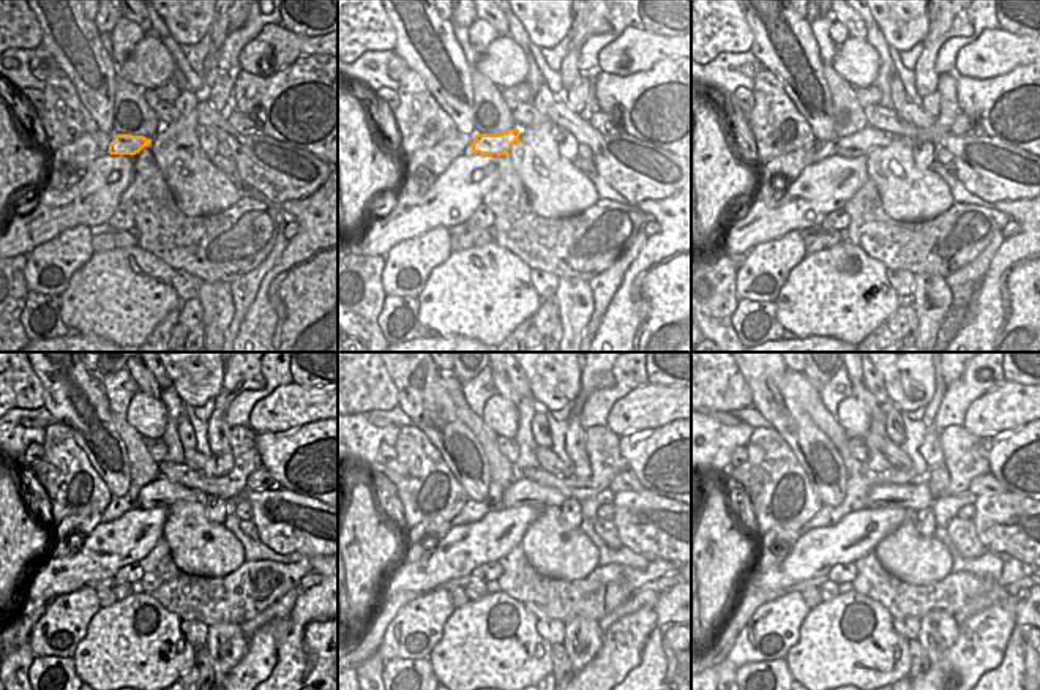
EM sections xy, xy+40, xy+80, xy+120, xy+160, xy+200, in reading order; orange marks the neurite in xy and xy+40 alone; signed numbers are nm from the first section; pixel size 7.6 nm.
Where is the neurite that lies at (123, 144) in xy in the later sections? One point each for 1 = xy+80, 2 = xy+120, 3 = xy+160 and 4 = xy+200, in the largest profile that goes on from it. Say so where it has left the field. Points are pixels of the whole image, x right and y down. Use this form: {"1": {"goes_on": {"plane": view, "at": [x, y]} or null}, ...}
{"1": {"goes_on": {"plane": "xy+80", "at": [857, 144]}}, "2": {"goes_on": {"plane": "xy+120", "at": [160, 493]}}, "3": {"goes_on": {"plane": "xy+160", "at": [520, 493]}}, "4": {"goes_on": {"plane": "xy+200", "at": [916, 496]}}}

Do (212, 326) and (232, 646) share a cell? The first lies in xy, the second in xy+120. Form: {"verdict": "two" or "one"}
{"verdict": "one"}

